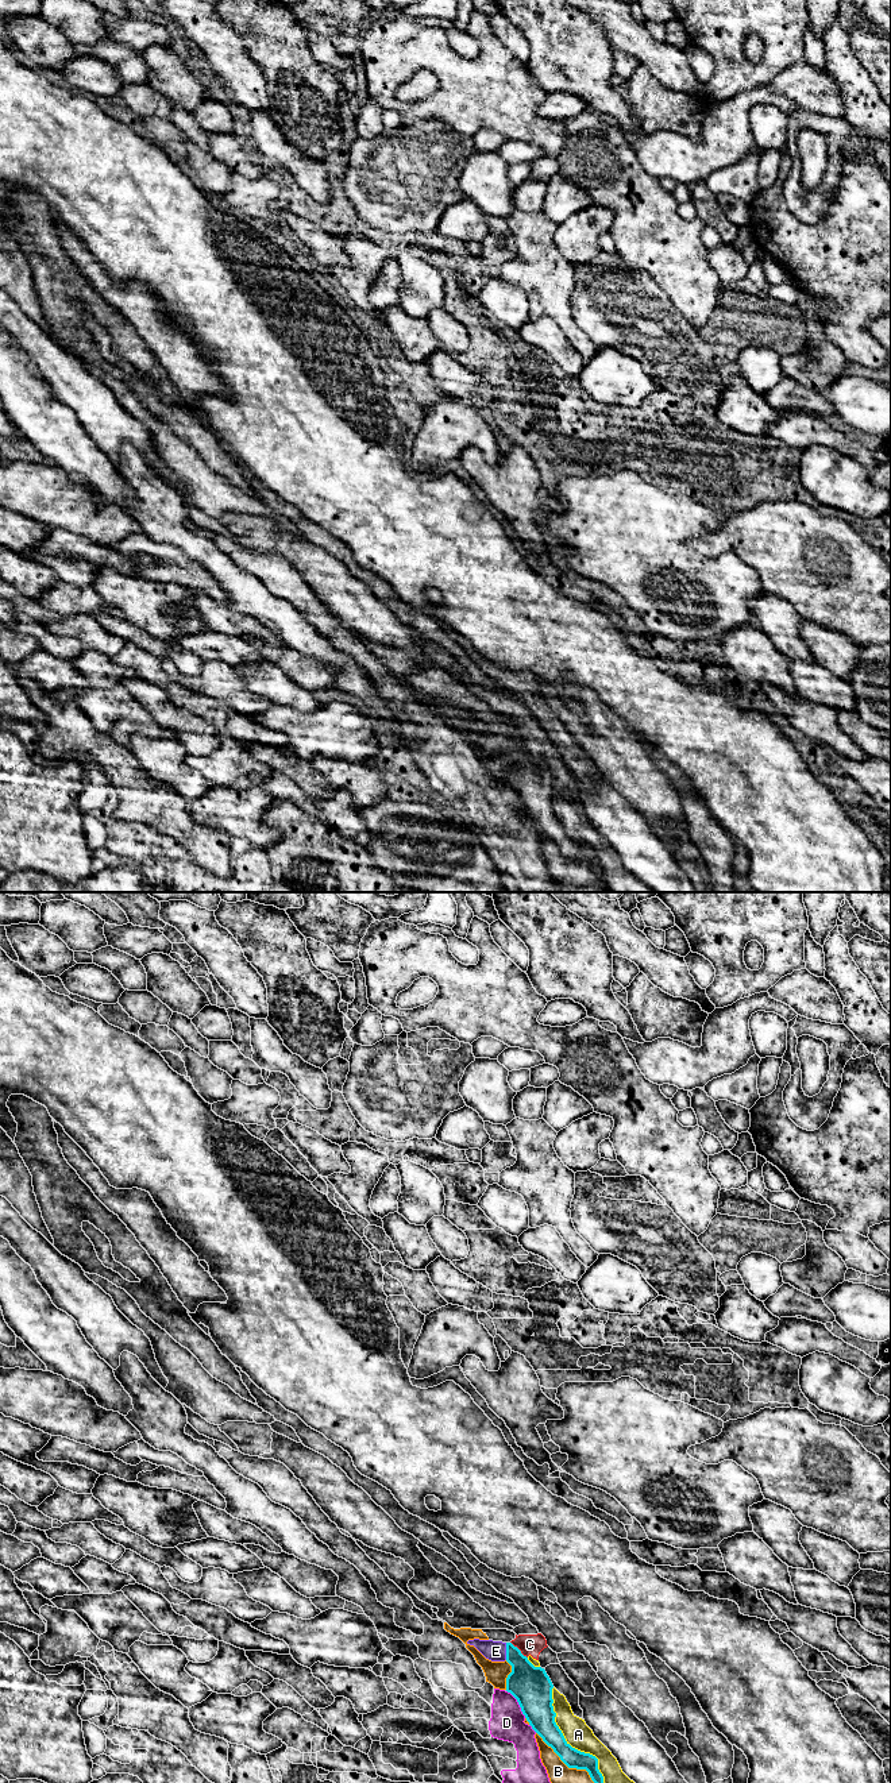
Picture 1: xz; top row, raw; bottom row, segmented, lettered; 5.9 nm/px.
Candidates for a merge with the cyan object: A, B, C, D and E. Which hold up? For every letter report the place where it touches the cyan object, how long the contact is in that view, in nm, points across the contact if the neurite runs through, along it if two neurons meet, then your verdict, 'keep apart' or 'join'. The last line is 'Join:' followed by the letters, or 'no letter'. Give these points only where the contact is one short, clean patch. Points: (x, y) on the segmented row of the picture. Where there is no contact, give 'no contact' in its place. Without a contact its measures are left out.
A: contact xz (566, 1741); length 650 nm; keep apart
B: contact xz (566, 1764); length 460 nm; keep apart
C: contact xz (519, 1650); length 140 nm; border xz (510, 1641), (527, 1658); keep apart
D: contact xz (519, 1704); length 200 nm; keep apart
E: contact xz (506, 1651); length 100 nm; join
Join: E

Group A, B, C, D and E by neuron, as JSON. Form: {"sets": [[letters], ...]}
{"sets": [["A", "C"], ["B"], ["D"], ["E"]]}

